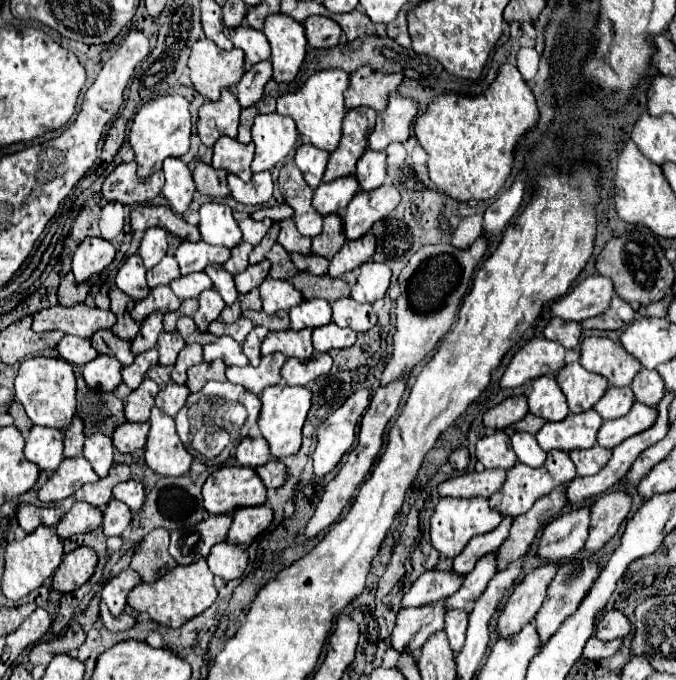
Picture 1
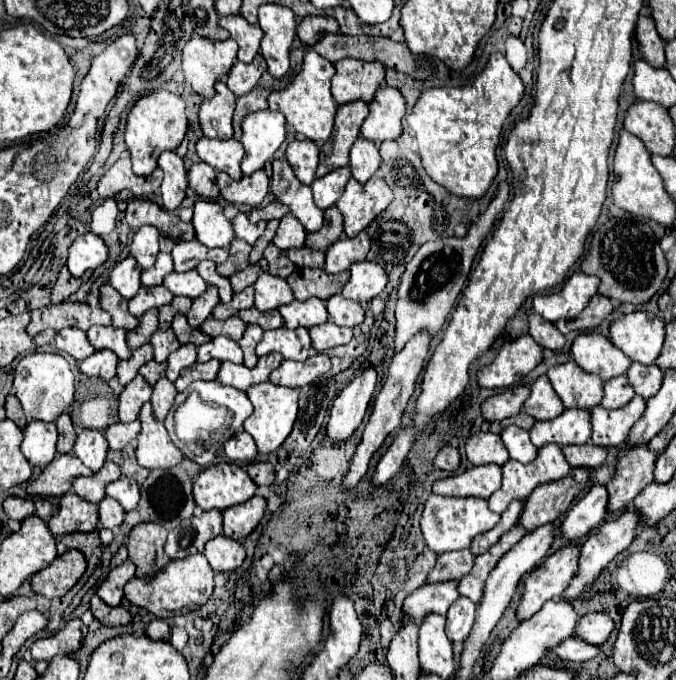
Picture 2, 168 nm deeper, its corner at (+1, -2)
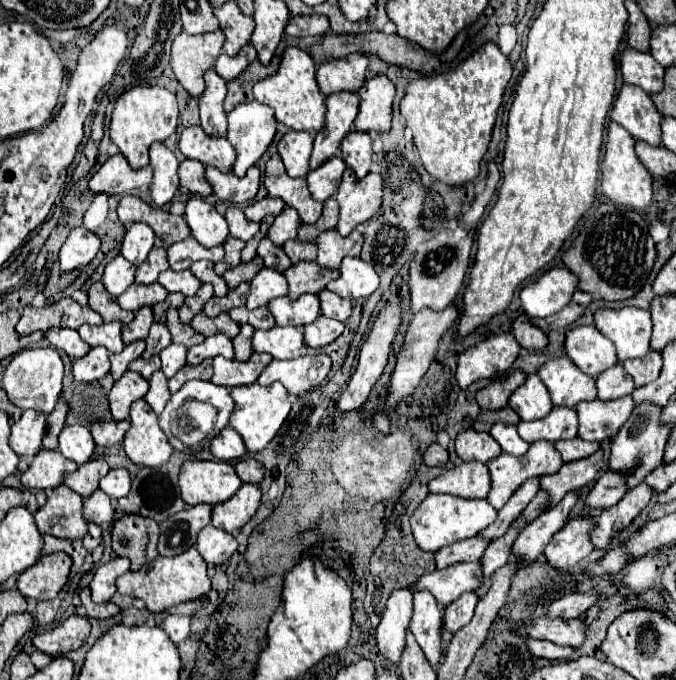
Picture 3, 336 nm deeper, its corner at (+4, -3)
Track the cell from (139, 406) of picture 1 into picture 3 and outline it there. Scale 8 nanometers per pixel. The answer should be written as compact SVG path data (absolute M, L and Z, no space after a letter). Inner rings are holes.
M125 371L125 375L119 381L115 381L113 389L107 395L113 419L115 421L127 419L133 401L143 399L147 395L147 387L149 387L149 383L139 373Z

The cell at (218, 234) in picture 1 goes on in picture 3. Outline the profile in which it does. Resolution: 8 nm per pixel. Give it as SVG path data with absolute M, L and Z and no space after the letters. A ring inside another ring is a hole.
M189 199L187 209L185 209L185 221L191 227L193 237L203 245L203 247L215 247L223 245L225 239L229 237L229 227L223 215L217 213L217 209L203 201L203 199Z

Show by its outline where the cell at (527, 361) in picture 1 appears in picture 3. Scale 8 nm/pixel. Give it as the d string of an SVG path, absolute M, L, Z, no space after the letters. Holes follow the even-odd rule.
M511 333L491 335L489 339L477 343L459 355L457 363L457 383L461 389L467 389L479 379L495 379L507 375L519 357L519 343Z

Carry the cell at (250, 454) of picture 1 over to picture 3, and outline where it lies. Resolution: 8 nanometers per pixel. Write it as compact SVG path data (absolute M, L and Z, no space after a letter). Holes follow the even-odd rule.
M225 427L215 439L211 439L211 453L221 461L233 461L247 453L241 435L233 427Z

